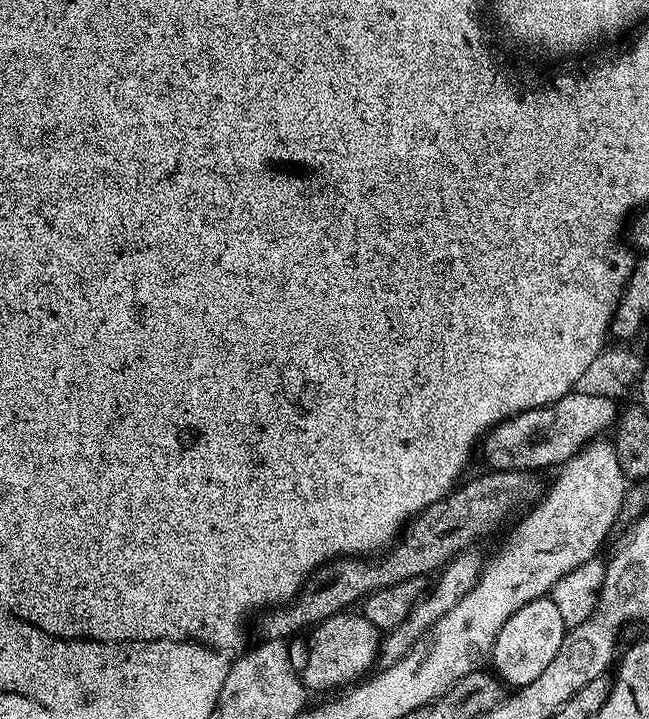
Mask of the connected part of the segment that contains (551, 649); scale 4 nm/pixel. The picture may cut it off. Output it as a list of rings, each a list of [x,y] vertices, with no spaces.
[[[550,598],[526,602],[526,606],[522,606],[522,610],[513,614],[506,626],[498,630],[498,638],[490,653],[491,671],[512,690],[534,682],[534,678],[539,678],[542,670],[546,670],[546,666],[554,662],[565,631],[561,611]]]

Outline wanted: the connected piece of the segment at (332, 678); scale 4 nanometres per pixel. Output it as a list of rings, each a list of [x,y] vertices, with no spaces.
[[[342,610],[338,614],[334,614],[330,618],[326,618],[324,621],[322,621],[321,624],[315,625],[315,627],[311,629],[310,635],[312,635],[312,637],[310,637],[308,640],[308,653],[306,653],[304,656],[304,672],[302,668],[302,683],[305,689],[308,689],[311,691],[312,691],[312,688],[316,692],[324,692],[327,690],[327,688],[337,687],[336,689],[339,689],[341,686],[348,686],[348,685],[351,685],[353,682],[359,681],[361,677],[363,677],[365,673],[369,671],[369,669],[367,670],[367,668],[370,667],[371,664],[375,662],[376,656],[378,660],[378,655],[381,653],[381,650],[382,650],[381,629],[378,629],[375,626],[373,626],[373,624],[371,624],[371,622],[368,621],[368,619],[365,618],[365,616],[363,616],[363,614],[361,614],[359,611],[356,611],[356,610]]]

